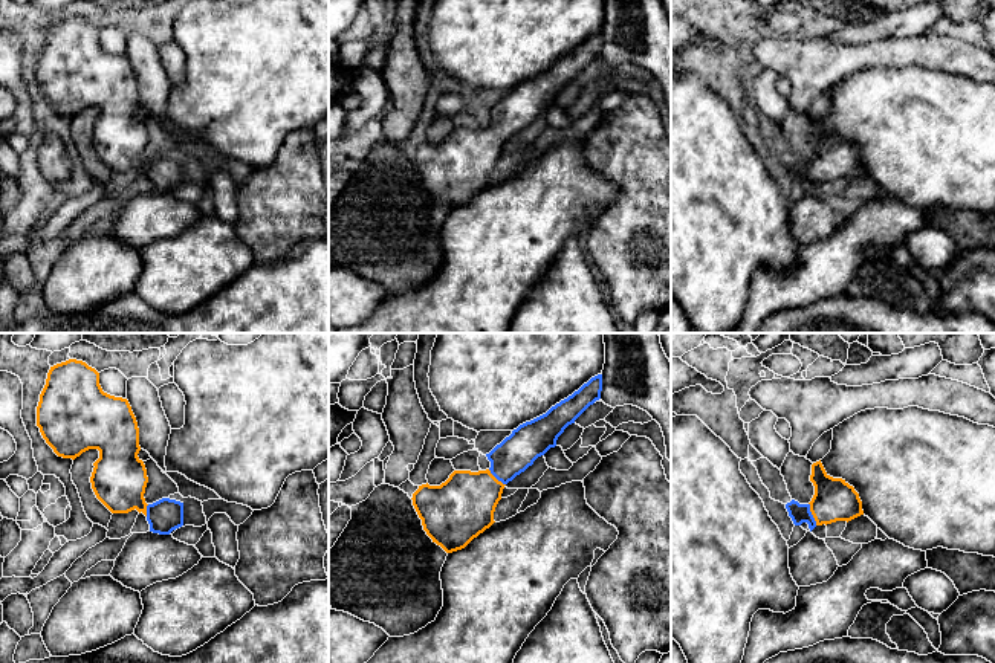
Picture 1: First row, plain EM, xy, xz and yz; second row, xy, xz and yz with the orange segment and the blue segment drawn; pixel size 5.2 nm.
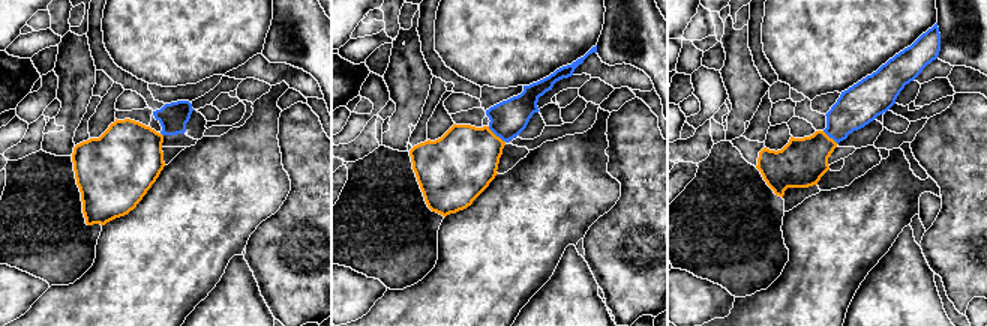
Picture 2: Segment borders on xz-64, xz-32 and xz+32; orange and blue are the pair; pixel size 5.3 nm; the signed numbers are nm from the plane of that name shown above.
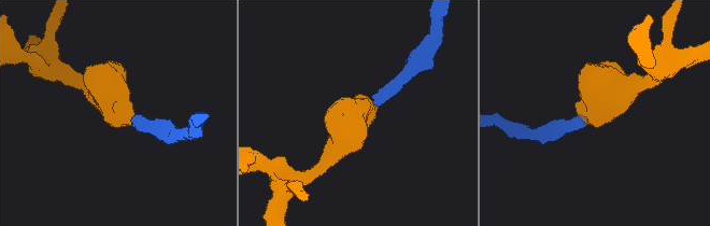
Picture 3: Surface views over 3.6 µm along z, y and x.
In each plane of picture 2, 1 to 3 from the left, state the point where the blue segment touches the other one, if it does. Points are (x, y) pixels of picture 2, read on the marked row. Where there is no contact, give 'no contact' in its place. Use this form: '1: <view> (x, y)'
1: no contact
2: xz-32 (495, 135)
3: xz+32 (828, 137)

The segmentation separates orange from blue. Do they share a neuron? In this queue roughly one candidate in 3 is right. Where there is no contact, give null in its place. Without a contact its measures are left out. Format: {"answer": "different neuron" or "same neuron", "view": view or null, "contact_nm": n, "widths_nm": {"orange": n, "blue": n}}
{"answer": "same neuron", "view": "yz", "contact_nm": 130, "widths_nm": {"orange": 220, "blue": 100}}

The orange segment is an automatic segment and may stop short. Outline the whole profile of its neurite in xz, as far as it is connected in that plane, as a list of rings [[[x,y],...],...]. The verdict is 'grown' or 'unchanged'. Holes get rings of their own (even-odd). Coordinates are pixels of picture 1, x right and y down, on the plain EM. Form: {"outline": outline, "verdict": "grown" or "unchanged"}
{"outline": [[[598,32],[546,72],[520,82],[486,112],[489,127],[454,128],[440,144],[419,144],[411,157],[433,200],[452,211],[489,186],[504,144],[555,105],[564,87],[601,57],[601,49]]], "verdict": "grown"}

